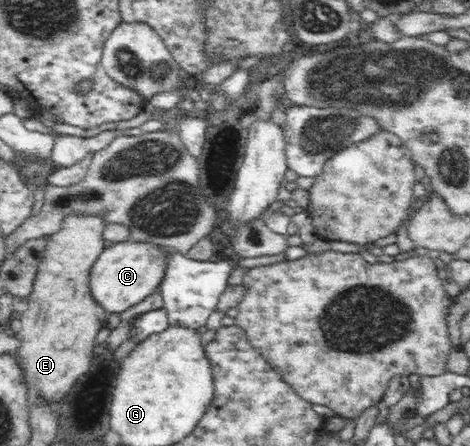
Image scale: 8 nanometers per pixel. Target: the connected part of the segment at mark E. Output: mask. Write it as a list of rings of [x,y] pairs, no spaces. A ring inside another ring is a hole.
[[[71,213],[62,220],[61,230],[46,237],[43,256],[39,262],[33,282],[32,292],[26,297],[28,318],[21,318],[22,329],[16,334],[20,338],[20,364],[22,376],[28,380],[30,388],[42,396],[42,401],[58,402],[64,394],[76,384],[76,380],[90,370],[92,364],[92,350],[96,342],[96,334],[105,327],[108,315],[105,310],[94,301],[90,288],[90,269],[106,248],[104,246],[104,227],[102,213]]]

